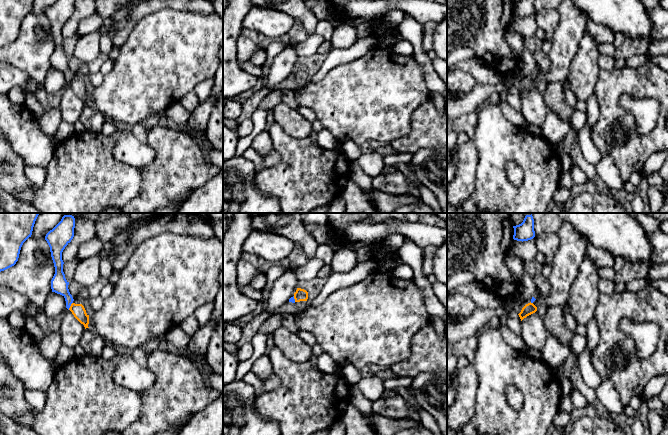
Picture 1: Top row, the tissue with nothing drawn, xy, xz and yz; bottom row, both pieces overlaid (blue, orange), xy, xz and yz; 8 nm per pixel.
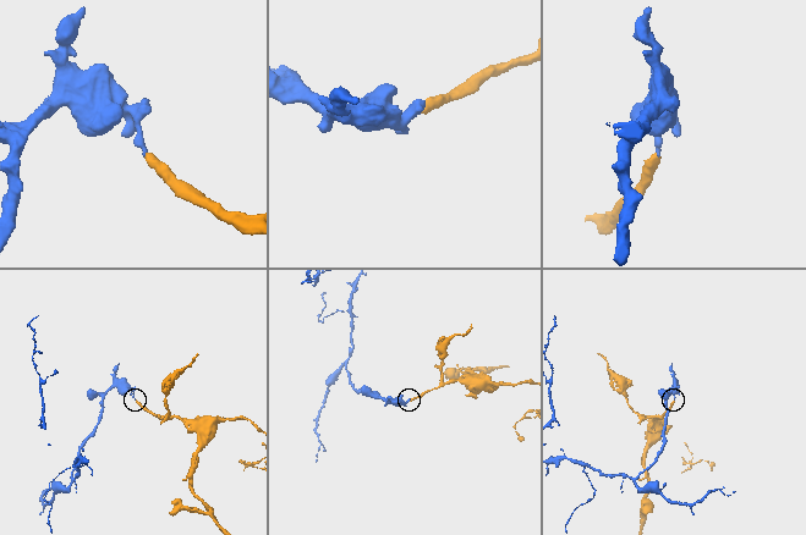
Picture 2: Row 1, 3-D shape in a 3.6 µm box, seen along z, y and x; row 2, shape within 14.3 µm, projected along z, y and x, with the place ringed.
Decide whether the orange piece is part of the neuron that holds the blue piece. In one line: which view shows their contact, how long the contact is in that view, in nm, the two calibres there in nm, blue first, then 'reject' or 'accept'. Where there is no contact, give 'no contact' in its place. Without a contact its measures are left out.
xy | 70 nm | 140/110 nm | reject

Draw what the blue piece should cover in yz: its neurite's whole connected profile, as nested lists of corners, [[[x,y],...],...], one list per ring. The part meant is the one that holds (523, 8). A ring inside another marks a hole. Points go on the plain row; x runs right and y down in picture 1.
[[[519,0],[513,2],[513,15],[517,17],[528,17],[535,13],[534,0]]]

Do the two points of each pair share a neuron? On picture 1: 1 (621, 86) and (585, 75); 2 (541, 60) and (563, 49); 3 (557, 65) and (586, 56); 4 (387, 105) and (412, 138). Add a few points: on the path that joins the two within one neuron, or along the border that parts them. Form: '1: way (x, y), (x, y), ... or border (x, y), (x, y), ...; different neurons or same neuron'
1: border (600, 69), (593, 93); different neurons
2: border (548, 55), (549, 69), (542, 72); different neurons
3: border (580, 39), (566, 79); different neurons
4: border (415, 110), (411, 130), (388, 143); different neurons

